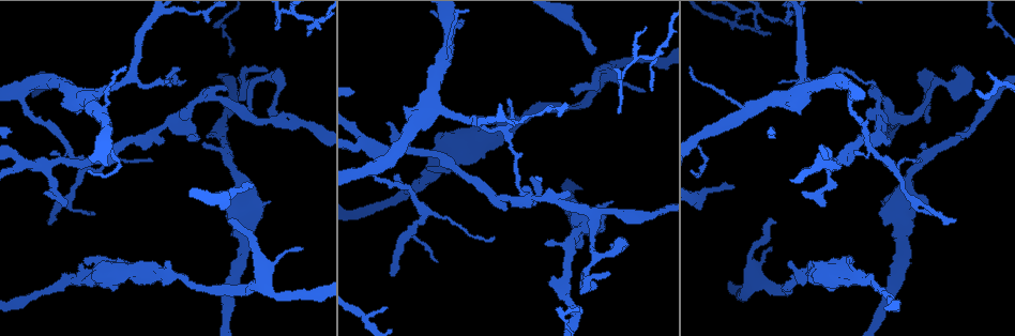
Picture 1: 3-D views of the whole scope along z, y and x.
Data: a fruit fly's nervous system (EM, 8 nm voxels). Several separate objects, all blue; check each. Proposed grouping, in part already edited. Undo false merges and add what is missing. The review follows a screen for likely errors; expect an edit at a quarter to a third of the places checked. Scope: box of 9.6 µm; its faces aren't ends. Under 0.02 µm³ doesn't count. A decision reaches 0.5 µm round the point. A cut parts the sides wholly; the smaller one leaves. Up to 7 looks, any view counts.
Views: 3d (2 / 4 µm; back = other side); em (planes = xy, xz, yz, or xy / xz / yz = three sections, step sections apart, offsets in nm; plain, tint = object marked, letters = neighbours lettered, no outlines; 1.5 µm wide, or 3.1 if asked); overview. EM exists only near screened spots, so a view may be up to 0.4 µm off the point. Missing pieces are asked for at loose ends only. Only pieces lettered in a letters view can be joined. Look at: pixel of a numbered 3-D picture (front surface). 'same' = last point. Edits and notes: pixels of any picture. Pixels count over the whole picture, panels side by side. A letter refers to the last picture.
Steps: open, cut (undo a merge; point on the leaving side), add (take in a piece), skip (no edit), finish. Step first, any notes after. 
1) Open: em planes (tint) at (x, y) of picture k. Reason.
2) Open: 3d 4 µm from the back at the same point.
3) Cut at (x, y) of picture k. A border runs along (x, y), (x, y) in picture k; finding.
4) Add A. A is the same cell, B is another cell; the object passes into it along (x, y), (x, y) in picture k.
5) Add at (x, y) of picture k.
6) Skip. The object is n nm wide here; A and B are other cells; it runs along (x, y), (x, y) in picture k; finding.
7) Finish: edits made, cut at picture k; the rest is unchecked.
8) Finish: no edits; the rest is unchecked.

Open: 3d 4 µm at (166, 260) of picture 1. Free end.

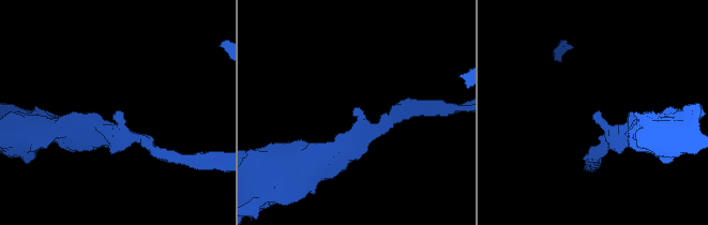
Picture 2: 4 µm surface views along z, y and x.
Open: em yz step 8 (tint) at (599, 113) of picture 2. The arms are 200, 320 nm wide; need the tissue.

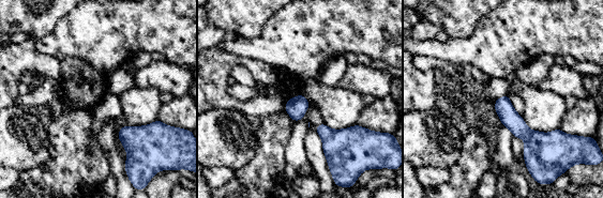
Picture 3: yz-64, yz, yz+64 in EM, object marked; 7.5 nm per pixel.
Open: em planes (letters) at the same point. Cut it another way.

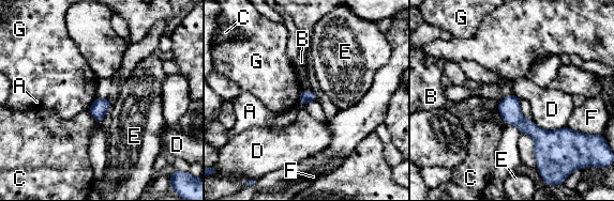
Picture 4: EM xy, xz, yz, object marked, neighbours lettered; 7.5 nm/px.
Skip. A, B, C, D, E, F and G are other cells; no lettered piece goes on from it.

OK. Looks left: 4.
Open: 3d 2 µm at (532, 176) of picture 1. Free end.

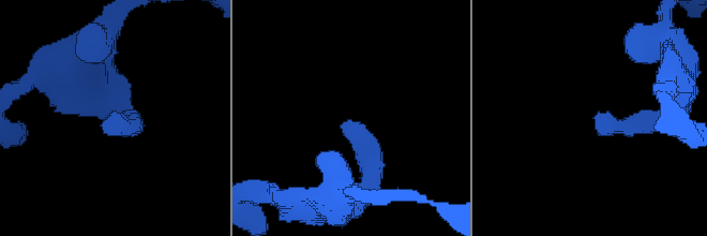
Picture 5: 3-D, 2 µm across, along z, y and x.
Open: em planes (letters) at (107, 116) of picture 5.

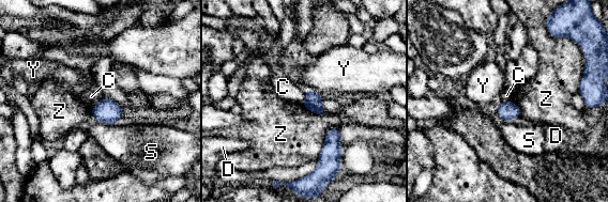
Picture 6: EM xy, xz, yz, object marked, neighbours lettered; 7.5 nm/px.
Skip. The longest contact is with Z, 280 nm; C, D, S, Y and Z are other cells; a border runs along (512, 99), (498, 104) in picture 6; none of them fits.

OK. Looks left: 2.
Open: 3d 2 µm at (314, 21) of picture 1. Sharp bend.

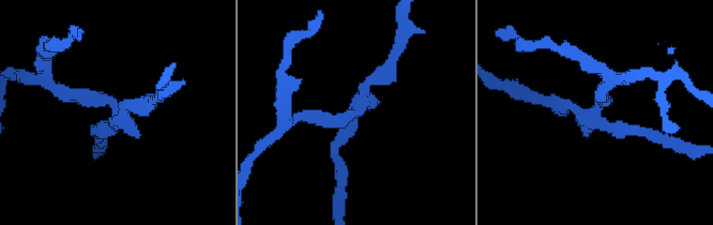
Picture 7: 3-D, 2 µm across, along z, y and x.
Open: em yz step 8 (letters) at (123, 113) of picture 7.

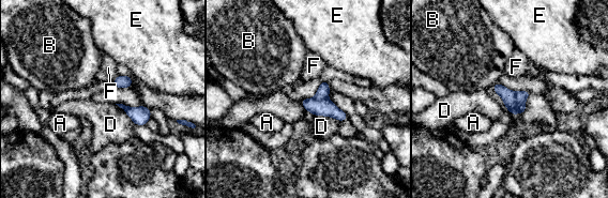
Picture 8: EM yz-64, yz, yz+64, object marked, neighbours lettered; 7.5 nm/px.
Cut at (508, 96) of picture 8. A, B, D, E and F are other cells; two cells meet here.

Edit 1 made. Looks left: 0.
Finish: edits made, cut at picture 8; the rest is unchecked.

